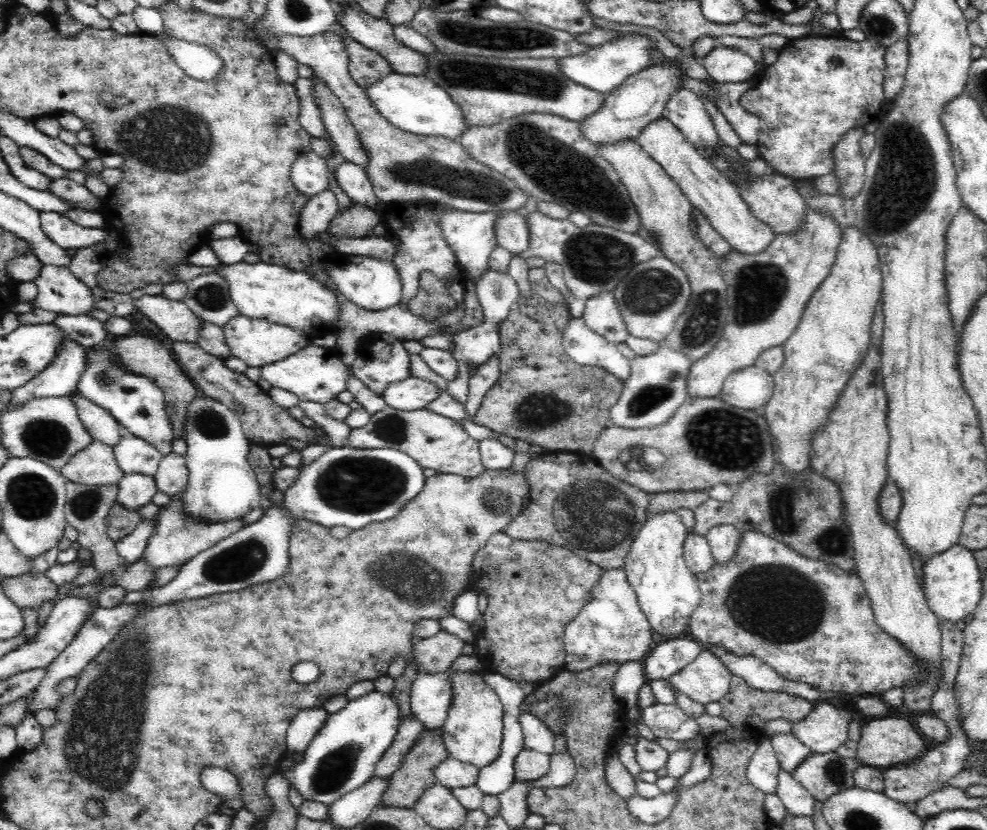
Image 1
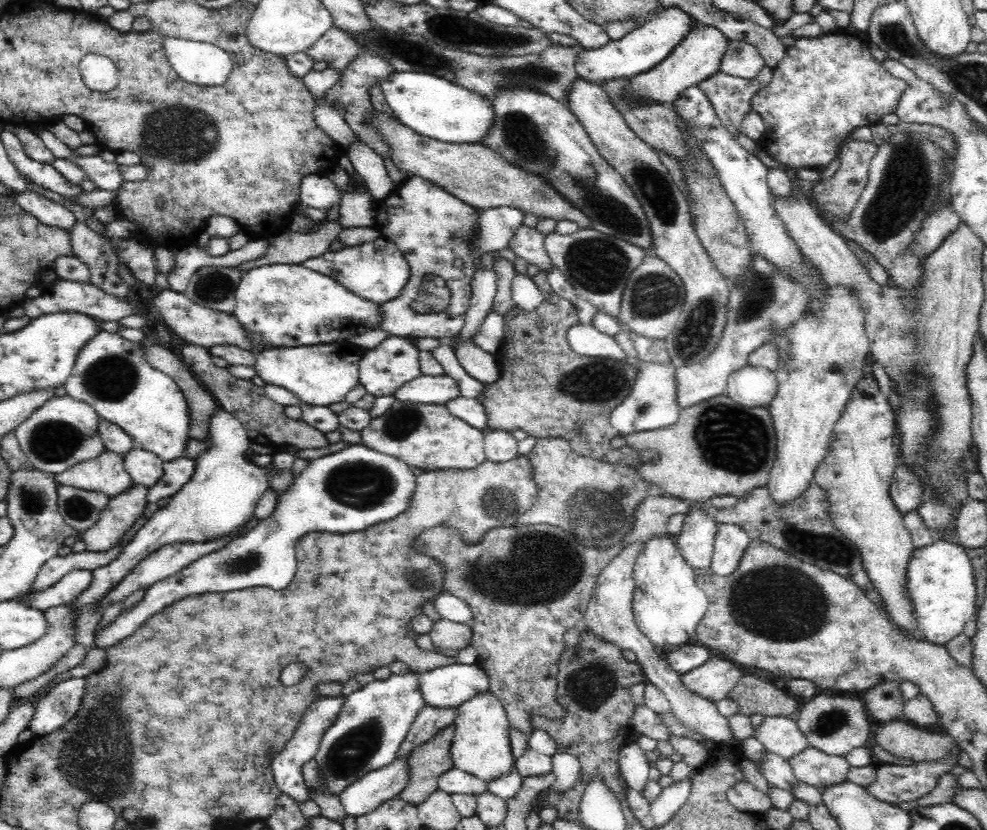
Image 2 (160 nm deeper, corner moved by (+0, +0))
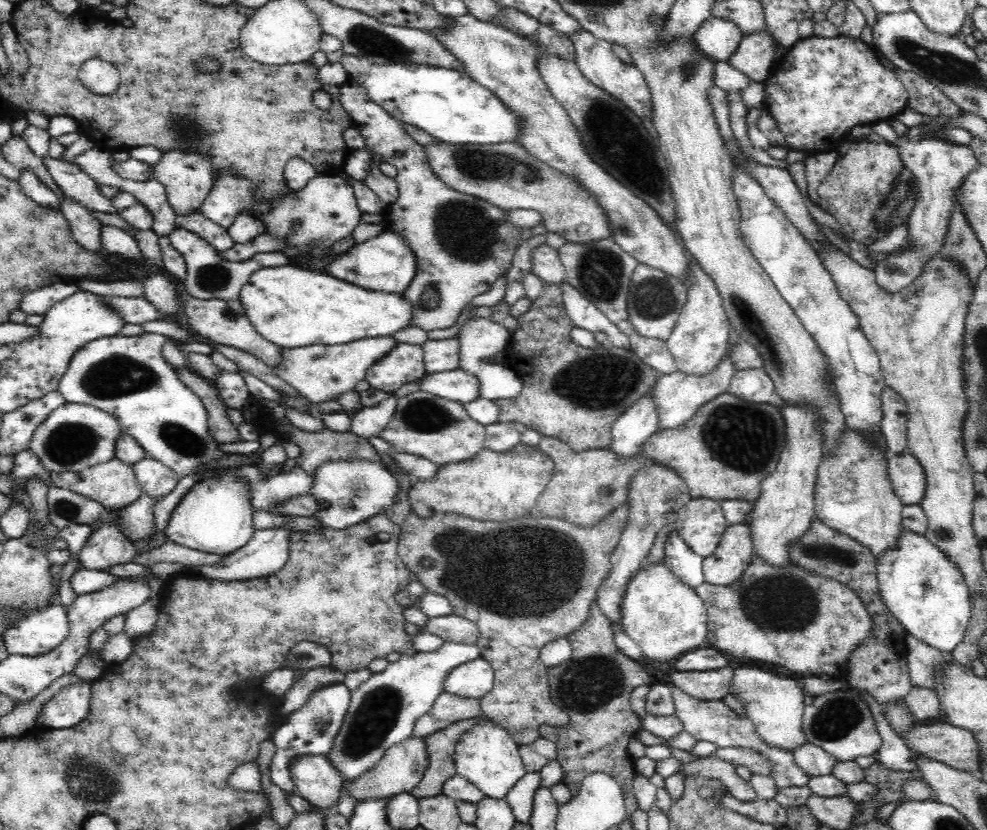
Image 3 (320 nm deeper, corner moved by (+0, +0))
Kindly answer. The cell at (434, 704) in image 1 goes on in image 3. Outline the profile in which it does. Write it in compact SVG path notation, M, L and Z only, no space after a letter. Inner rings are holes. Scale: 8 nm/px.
M482 657L470 660L447 674L444 691L460 697L482 699L494 688L494 669Z

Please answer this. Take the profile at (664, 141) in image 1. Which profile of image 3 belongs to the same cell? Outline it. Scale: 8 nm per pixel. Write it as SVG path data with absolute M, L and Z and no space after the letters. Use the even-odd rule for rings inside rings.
M584 28L568 37L574 45L574 62L581 69L582 75L598 88L603 88L608 94L618 99L641 120L653 116L652 109L650 109L652 100L650 100L649 85L646 84L645 76L634 65L623 63L614 54L610 42L599 39Z

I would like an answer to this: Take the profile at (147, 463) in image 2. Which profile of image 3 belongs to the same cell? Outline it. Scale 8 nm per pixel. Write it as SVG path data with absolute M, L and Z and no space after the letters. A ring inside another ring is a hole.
M144 457L138 464L134 464L133 471L143 492L154 502L167 497L179 481L172 469L151 457Z

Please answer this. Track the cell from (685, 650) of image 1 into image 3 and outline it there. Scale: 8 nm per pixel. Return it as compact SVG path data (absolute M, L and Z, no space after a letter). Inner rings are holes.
M709 646L684 653L674 662L676 671L681 672L708 672L712 669L718 670L728 667L729 662L726 657L720 654L719 649L710 648Z

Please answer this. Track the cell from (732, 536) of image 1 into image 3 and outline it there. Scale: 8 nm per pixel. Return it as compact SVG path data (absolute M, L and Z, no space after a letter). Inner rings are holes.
M745 522L729 525L722 533L714 552L703 558L702 568L706 583L729 585L738 581L753 556L749 526Z

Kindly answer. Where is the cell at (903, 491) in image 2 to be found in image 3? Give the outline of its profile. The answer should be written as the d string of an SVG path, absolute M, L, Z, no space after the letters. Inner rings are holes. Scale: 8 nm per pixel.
M906 450L887 460L888 476L895 495L903 505L921 504L926 490L924 467Z

